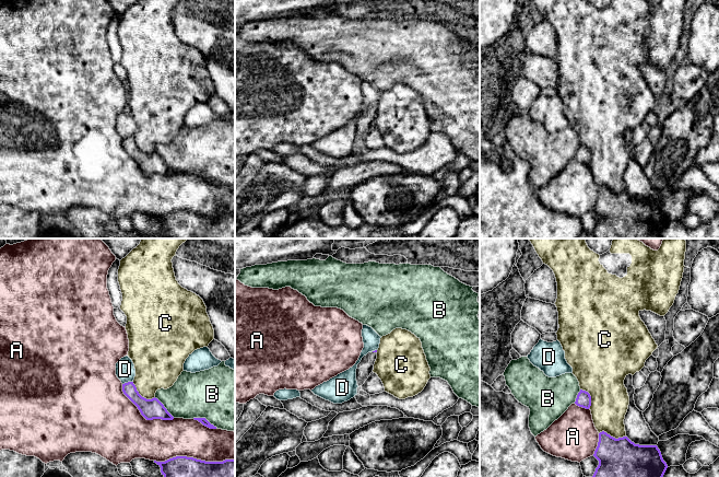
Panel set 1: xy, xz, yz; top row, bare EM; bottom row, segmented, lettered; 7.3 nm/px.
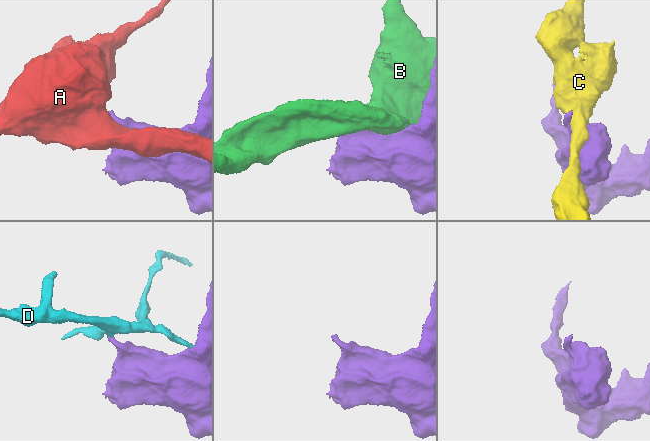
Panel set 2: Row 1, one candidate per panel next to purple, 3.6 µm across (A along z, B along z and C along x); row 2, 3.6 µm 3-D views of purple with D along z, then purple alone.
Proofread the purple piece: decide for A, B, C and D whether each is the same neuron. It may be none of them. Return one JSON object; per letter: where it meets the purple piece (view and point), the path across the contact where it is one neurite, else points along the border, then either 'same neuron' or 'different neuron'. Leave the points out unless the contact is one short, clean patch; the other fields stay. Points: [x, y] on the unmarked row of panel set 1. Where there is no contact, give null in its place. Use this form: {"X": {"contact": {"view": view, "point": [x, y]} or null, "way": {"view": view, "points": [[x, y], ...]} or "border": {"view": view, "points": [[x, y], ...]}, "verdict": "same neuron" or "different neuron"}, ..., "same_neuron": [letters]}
{"A": {"contact": {"view": "xy", "point": [193, 213]}, "verdict": "different neuron"}, "B": {"contact": {"view": "xy", "point": [204, 173]}, "verdict": "different neuron"}, "C": {"contact": {"view": "xy", "point": [140, 150]}, "verdict": "different neuron"}, "D": {"contact": {"view": "xy", "point": [128, 137]}, "border": {"view": "xy", "points": [[132, 136], [122, 139]]}, "verdict": "different neuron"}, "same_neuron": []}

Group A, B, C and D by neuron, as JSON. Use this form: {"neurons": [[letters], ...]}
{"neurons": [["A"], ["B"], ["C"], ["D"]]}

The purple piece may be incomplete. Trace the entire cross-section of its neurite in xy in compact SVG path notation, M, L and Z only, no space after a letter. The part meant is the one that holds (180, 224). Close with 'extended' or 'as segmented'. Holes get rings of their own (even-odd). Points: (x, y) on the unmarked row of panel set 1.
M176 211L156 217L167 238L235 238L235 214L205 217Z | as segmented

